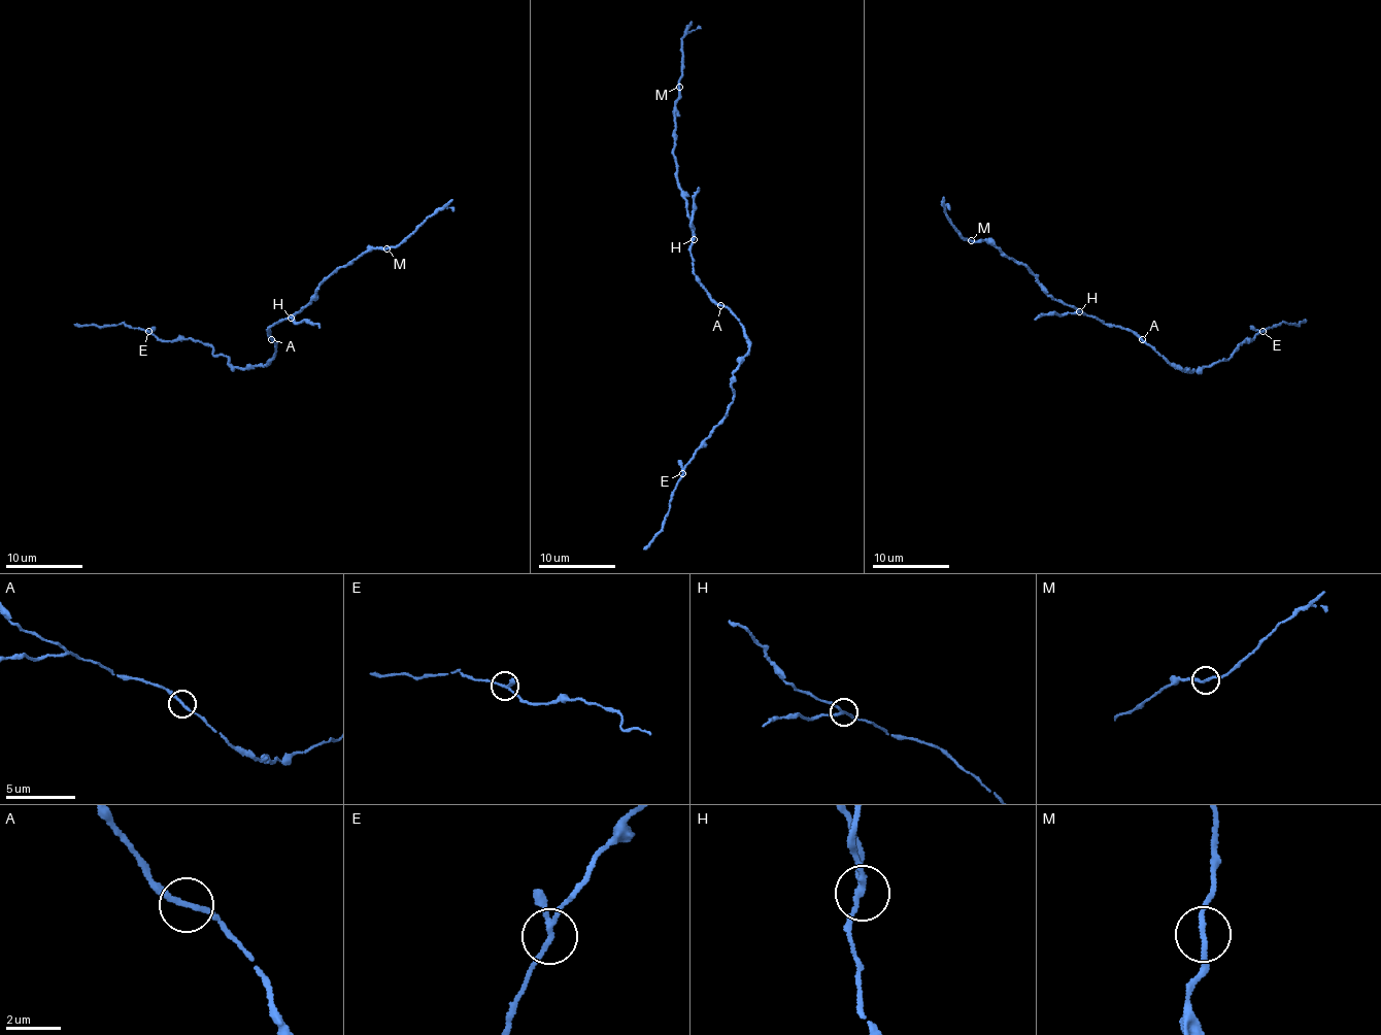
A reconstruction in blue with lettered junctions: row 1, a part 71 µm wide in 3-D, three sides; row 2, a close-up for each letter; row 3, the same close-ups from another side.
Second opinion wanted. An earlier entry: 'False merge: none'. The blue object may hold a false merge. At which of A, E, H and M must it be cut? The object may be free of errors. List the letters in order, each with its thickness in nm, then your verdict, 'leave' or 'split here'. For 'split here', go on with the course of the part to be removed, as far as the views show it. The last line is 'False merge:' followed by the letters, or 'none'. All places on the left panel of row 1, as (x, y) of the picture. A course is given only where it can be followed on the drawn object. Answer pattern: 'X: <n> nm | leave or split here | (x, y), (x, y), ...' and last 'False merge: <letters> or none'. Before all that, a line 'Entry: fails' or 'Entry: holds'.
Entry: fails
A: 200 nm | leave
E: 150 nm | leave
H: 180 nm | split here | (291, 318), (298, 323), (305, 320), (320, 328)
M: 180 nm | leave
False merge: H

